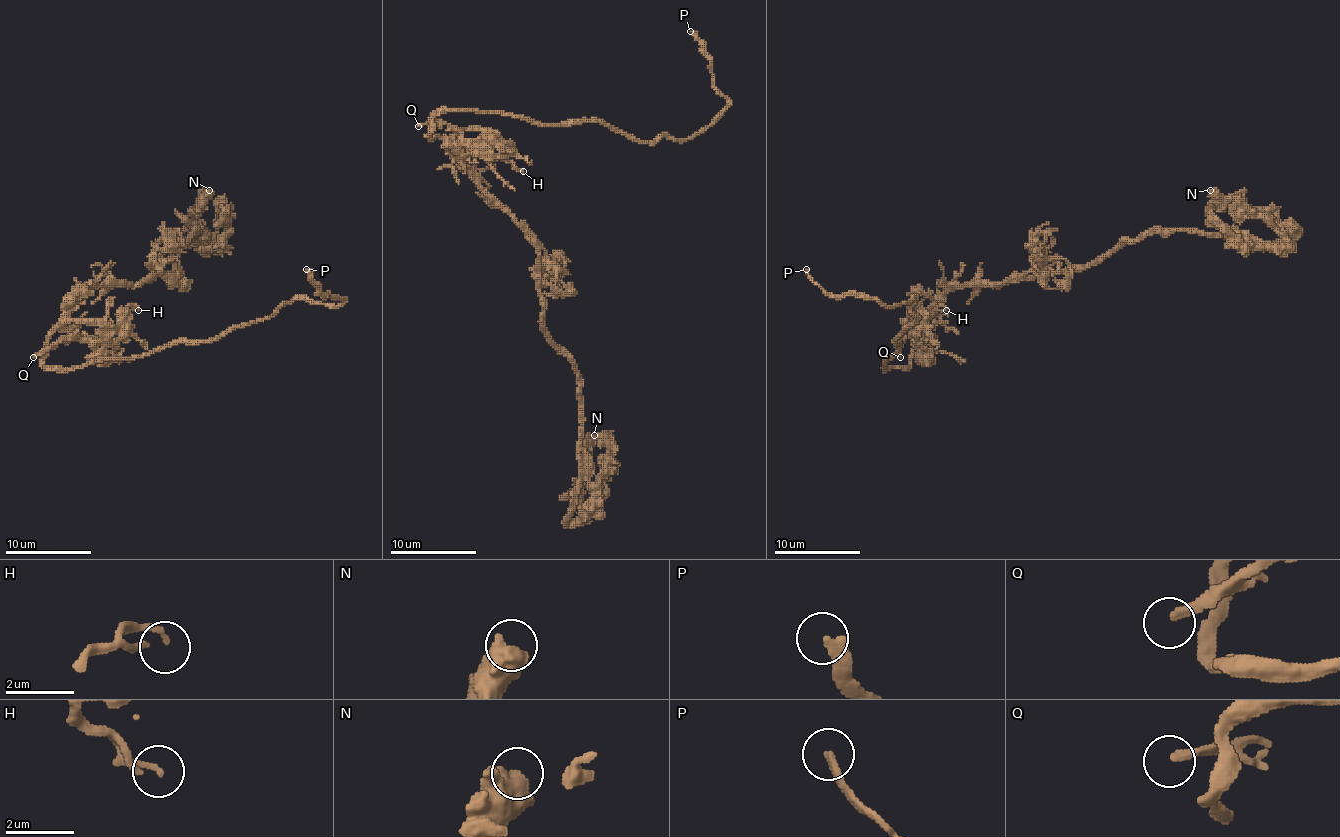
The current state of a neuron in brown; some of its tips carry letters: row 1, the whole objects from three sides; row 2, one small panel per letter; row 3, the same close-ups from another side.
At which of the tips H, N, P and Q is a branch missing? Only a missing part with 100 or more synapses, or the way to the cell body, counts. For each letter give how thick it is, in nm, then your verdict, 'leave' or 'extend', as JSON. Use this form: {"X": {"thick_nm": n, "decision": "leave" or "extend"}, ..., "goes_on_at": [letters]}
{"H": {"thick_nm": 140, "decision": "leave"}, "N": {"thick_nm": 750, "decision": "leave"}, "P": {"thick_nm": 280, "decision": "extend"}, "Q": {"thick_nm": 240, "decision": "leave"}, "goes_on_at": ["P"]}

